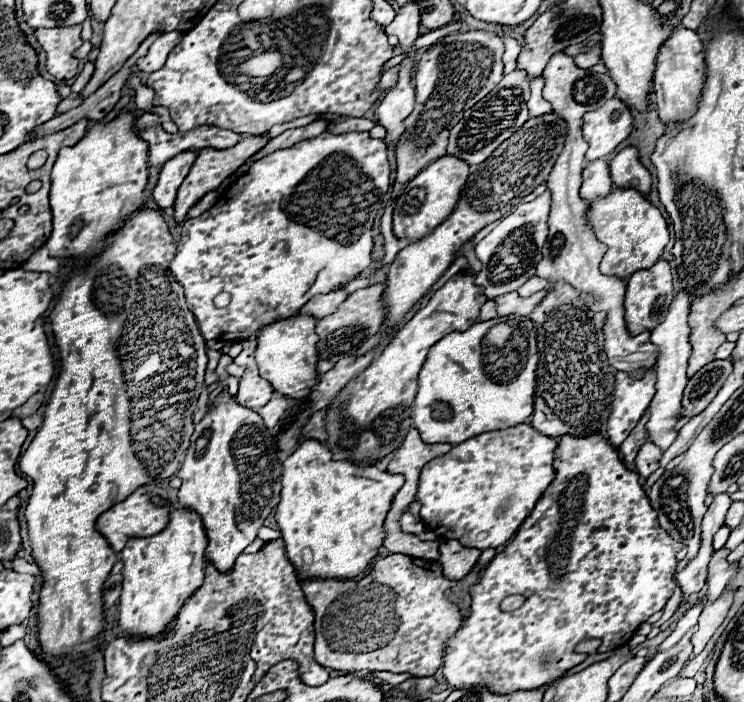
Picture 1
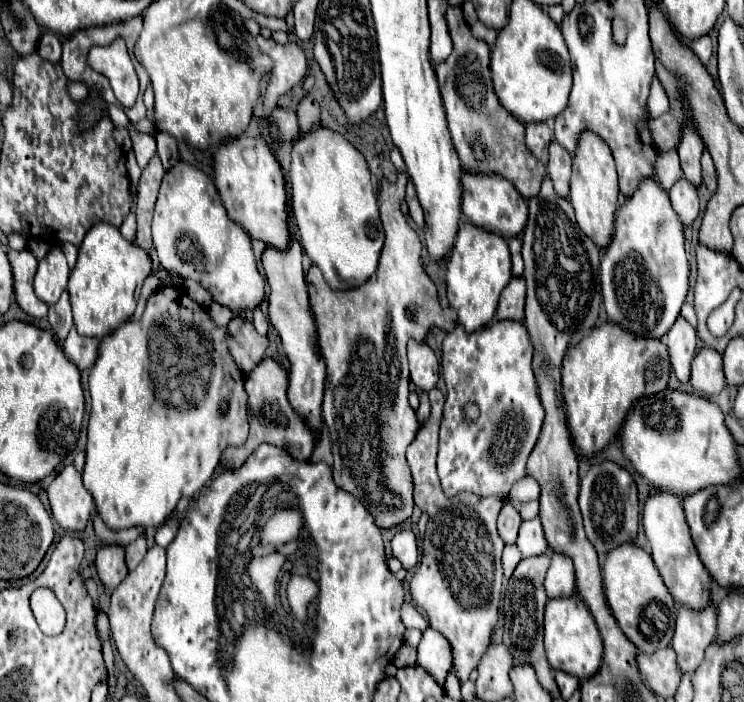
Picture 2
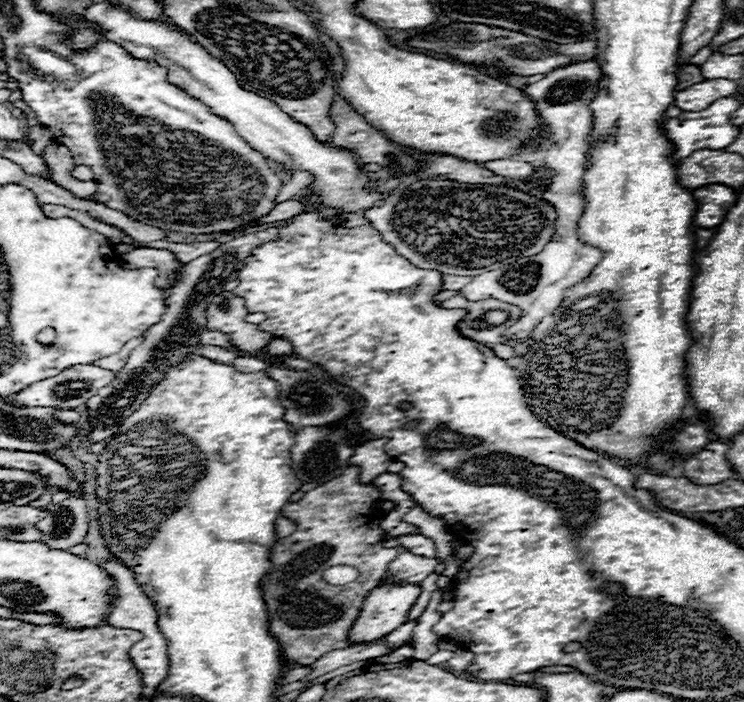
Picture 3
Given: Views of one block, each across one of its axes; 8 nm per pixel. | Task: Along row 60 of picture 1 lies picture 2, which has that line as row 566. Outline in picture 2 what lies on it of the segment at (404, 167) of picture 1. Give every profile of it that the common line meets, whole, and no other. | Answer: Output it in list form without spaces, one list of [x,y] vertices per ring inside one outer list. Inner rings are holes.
[[[434,388],[428,396],[432,402],[432,416],[418,428],[416,438],[406,448],[408,464],[414,476],[414,502],[430,518],[422,538],[420,568],[410,578],[410,596],[426,614],[430,626],[450,642],[452,668],[458,680],[466,682],[488,648],[490,632],[498,620],[504,540],[500,540],[496,530],[496,518],[502,508],[502,500],[482,498],[470,492],[460,492],[454,498],[444,496],[436,474],[436,452],[446,398],[438,388]]]

